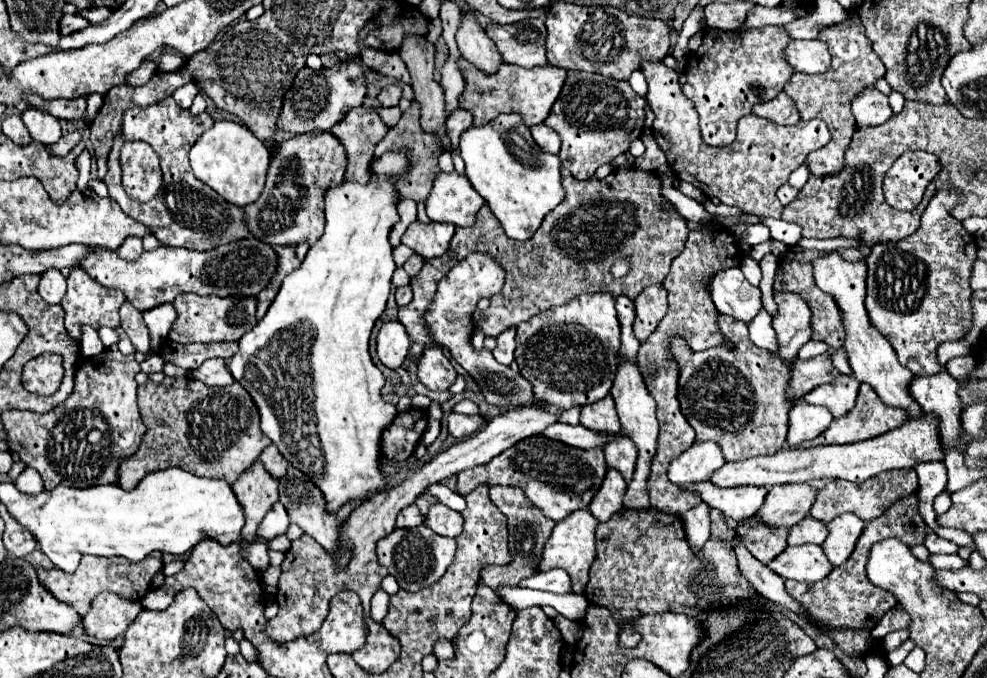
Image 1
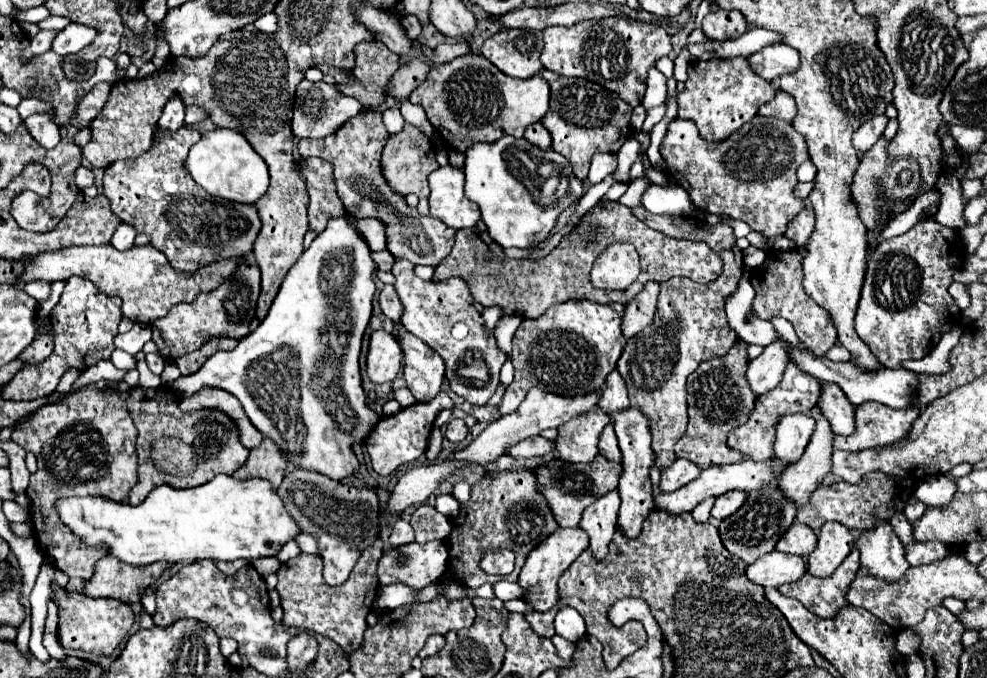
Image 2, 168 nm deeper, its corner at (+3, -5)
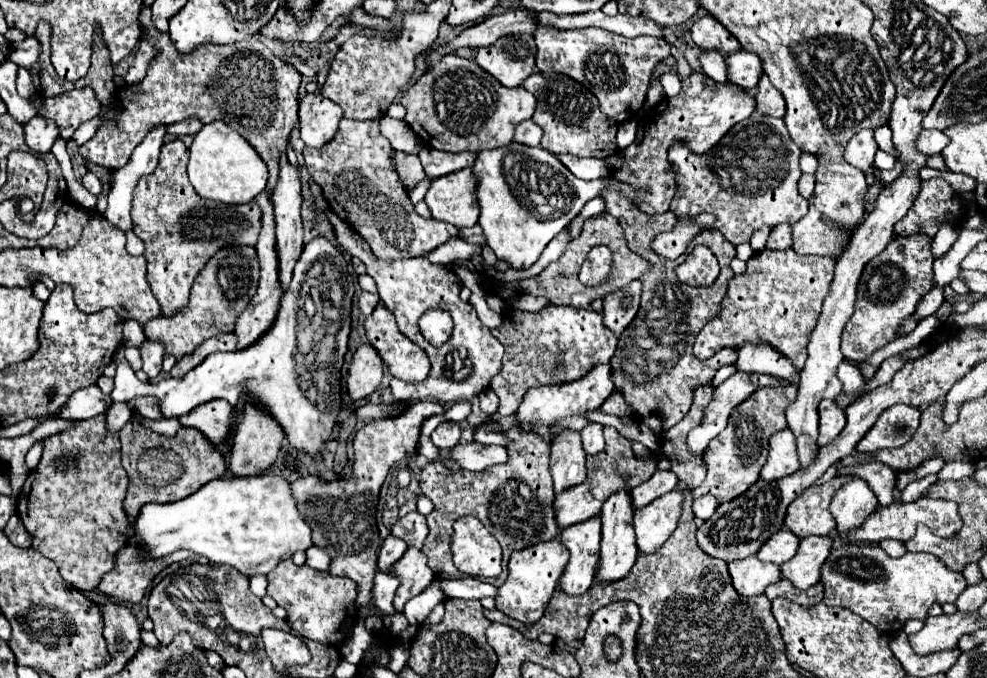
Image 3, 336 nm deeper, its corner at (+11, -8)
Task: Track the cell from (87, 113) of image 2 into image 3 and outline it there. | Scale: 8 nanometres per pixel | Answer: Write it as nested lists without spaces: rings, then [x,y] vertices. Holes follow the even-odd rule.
[[[83,87],[83,89],[65,91],[57,97],[43,99],[39,115],[43,115],[45,119],[53,119],[61,129],[61,137],[69,141],[75,129],[87,119],[95,117],[99,111],[101,103],[97,101],[95,93],[89,87]]]

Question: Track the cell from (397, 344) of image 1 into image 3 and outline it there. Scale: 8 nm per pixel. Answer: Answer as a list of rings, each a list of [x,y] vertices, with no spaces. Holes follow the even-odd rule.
[[[361,345],[347,371],[347,393],[353,401],[369,397],[383,379],[383,361],[371,345]]]

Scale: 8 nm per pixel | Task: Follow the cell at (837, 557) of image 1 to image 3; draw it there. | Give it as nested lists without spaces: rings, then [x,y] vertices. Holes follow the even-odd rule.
[[[805,537],[793,559],[781,565],[781,575],[797,589],[809,589],[821,577],[821,565],[829,557],[833,541],[829,537]]]

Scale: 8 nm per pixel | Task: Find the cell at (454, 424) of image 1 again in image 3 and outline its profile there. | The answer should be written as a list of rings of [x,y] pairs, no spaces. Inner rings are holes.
[[[443,421],[441,425],[437,425],[437,429],[431,433],[431,441],[435,443],[435,447],[439,449],[451,449],[459,443],[459,435],[461,429],[457,423],[451,421]]]

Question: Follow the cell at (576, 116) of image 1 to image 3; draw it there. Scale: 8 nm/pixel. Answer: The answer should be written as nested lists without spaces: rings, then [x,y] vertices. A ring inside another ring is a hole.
[[[533,73],[523,81],[523,87],[531,91],[537,99],[537,109],[531,119],[539,125],[541,117],[543,149],[551,153],[569,153],[575,157],[599,157],[599,159],[607,159],[617,153],[615,143],[617,123],[607,119],[599,111],[595,95],[589,93],[581,83],[561,73]]]

